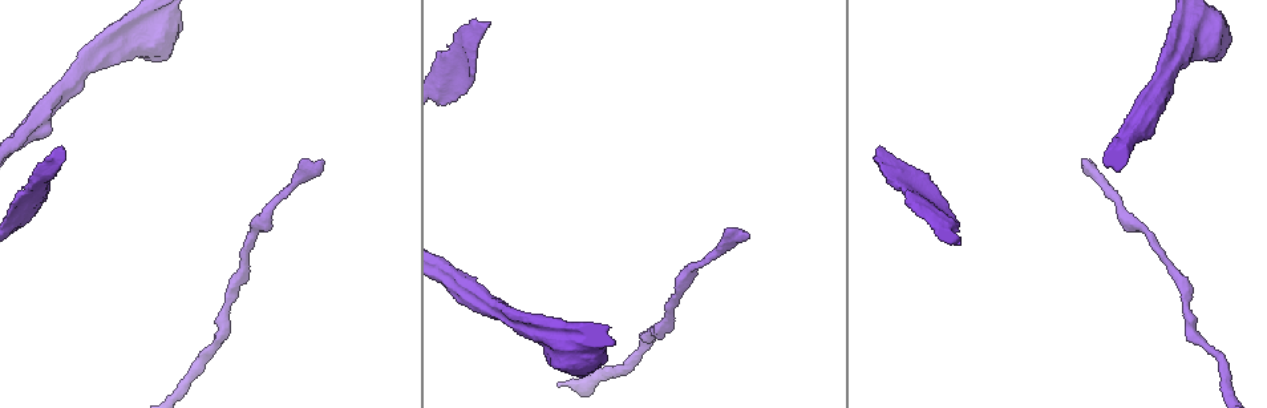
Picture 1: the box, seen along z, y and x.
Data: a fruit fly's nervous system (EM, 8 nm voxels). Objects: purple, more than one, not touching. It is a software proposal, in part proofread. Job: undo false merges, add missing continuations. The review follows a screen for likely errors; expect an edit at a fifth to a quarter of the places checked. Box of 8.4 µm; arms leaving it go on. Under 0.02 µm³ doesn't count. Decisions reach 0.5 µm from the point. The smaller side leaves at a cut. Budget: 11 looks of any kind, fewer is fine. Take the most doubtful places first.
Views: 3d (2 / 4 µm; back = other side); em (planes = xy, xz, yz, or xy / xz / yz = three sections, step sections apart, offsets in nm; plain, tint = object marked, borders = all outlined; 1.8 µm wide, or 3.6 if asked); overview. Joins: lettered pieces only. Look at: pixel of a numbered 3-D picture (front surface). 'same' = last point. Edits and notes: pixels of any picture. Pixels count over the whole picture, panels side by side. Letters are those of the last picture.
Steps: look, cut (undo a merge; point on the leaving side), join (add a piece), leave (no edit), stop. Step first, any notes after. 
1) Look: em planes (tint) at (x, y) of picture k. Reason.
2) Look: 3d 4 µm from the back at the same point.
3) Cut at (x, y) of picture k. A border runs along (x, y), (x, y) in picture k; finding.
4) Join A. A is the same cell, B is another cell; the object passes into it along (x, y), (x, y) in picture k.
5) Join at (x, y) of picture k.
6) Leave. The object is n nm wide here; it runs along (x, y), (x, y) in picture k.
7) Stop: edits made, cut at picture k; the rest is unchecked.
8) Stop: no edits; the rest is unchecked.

Look: 3d 2 µm from the back at (748, 237) of picture 1. Branch stops here.

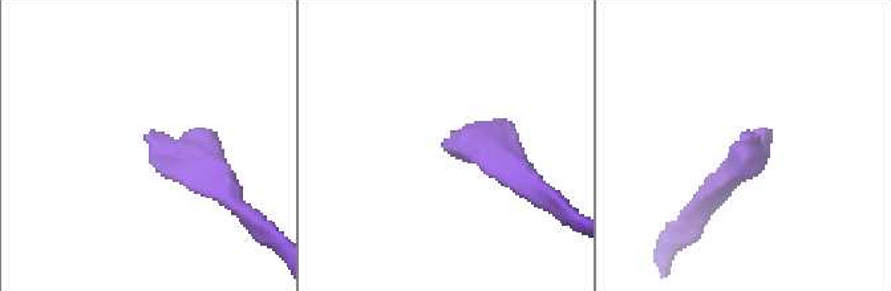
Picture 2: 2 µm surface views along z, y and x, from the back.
Look: em planes (borders) at (743, 139) of picture 2.

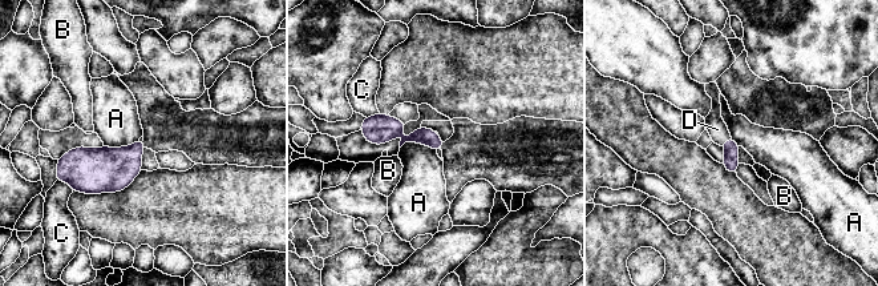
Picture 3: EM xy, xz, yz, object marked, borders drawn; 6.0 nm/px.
Join D. D is the same cell, A, B and C are other cells; the object passes into it along (731, 162), (725, 140), (717, 129) in picture 3; it goes on there.

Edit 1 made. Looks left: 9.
Look: overview.

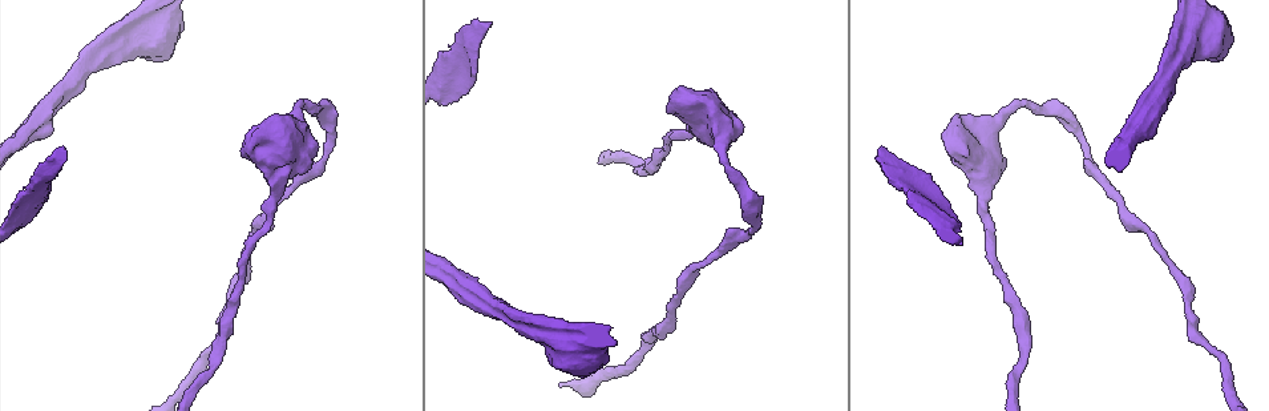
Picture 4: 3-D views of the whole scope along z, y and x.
Look: em 3.6 µm yz step 16 (tint) at (951, 212) of picture 4. An open end.

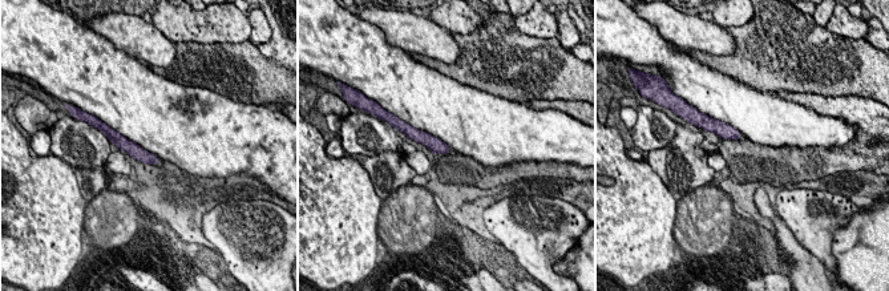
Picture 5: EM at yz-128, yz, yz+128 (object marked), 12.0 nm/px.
Look: em 3.6 µm yz step 16 (borders) at the same point.

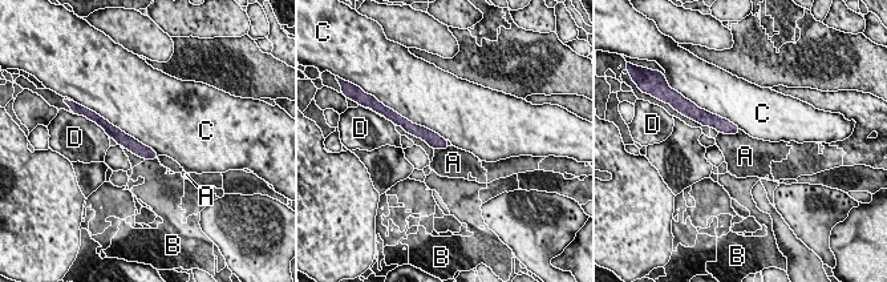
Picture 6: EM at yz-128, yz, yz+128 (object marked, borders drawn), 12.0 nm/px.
Leave. A, B, C and D are other cells; a border runs along (108, 120), (150, 146), (157, 156) in picture 6; no lettered piece goes on from it.

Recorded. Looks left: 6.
Look: em planes (plain) at (65, 150) of picture 4.

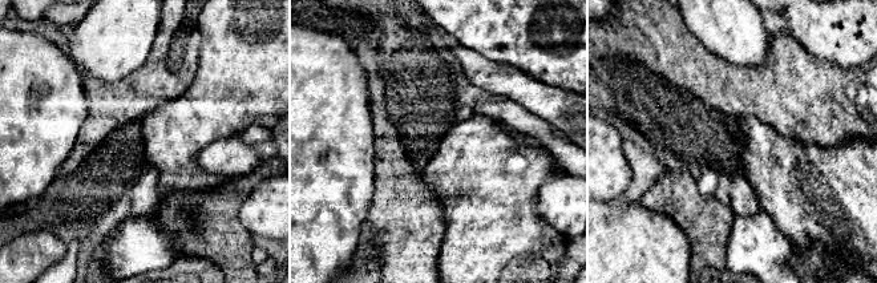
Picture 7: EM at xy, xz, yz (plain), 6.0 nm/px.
Look: em planes (borders) at the same point. What lies round it.

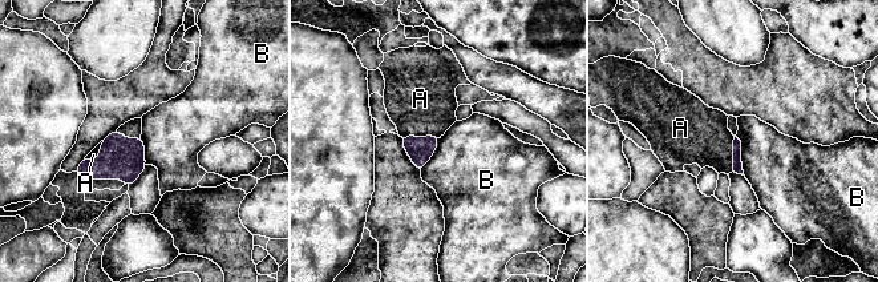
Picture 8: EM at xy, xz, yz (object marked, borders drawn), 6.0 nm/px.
Join A. A is the same cell, B is another cell; the neuron continues.

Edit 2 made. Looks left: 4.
Look: 3d 2 µm at (118, 24) of picture 4. An open end.

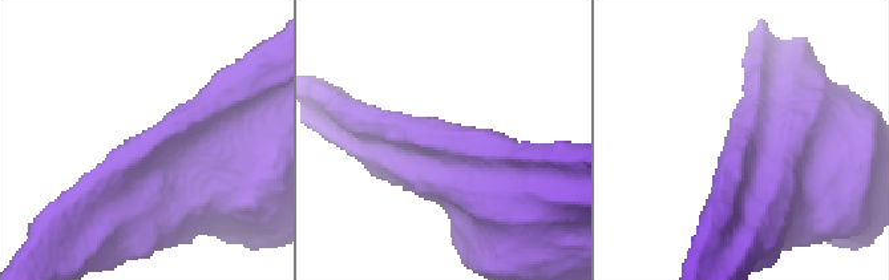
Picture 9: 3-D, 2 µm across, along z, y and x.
Look: em xy step 16 (borders) at (434, 126) of picture 9.

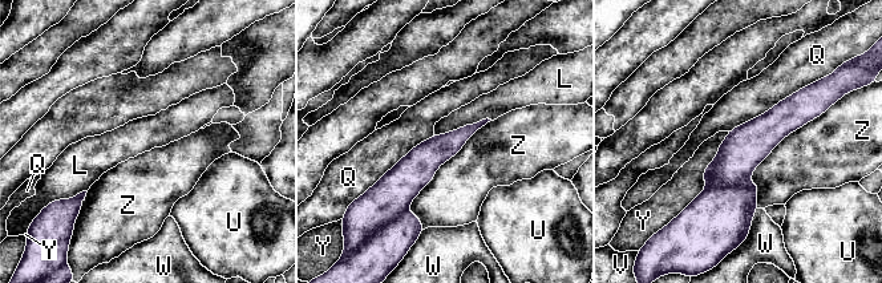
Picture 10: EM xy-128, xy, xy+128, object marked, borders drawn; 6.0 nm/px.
Cut at (740, 153) of picture 10. L, Q, U, V, W, Y and Z are other cells; the part that leaves runs along (812, 112), (775, 124), (708, 182) in picture 10; two neurons meet here.

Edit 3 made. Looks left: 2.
Stop: edits made, join at picture 3, join at picture 8, cut at picture 10; the rest is unchecked.

